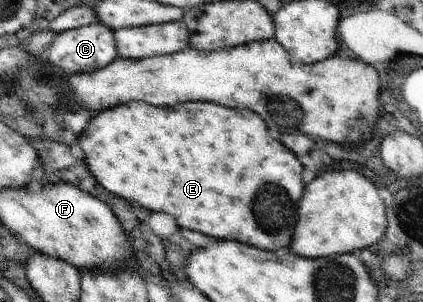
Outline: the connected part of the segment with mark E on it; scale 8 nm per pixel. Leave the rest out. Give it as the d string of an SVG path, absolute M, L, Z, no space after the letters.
M130 101L130 104L126 103L113 109L103 110L92 117L79 138L79 145L85 154L85 164L102 187L115 195L122 196L124 200L134 200L134 202L142 204L144 208L148 208L152 212L162 210L162 212L170 214L182 228L198 230L198 232L217 240L238 241L269 251L286 250L292 240L300 199L305 189L303 183L305 168L302 167L302 159L298 158L289 148L286 148L282 142L274 140L268 134L264 120L249 108L230 110L226 106L210 104L210 102L186 102L186 104L176 104L176 106L170 106L170 108L156 108L156 106L150 106L150 104L144 104L144 102Z

